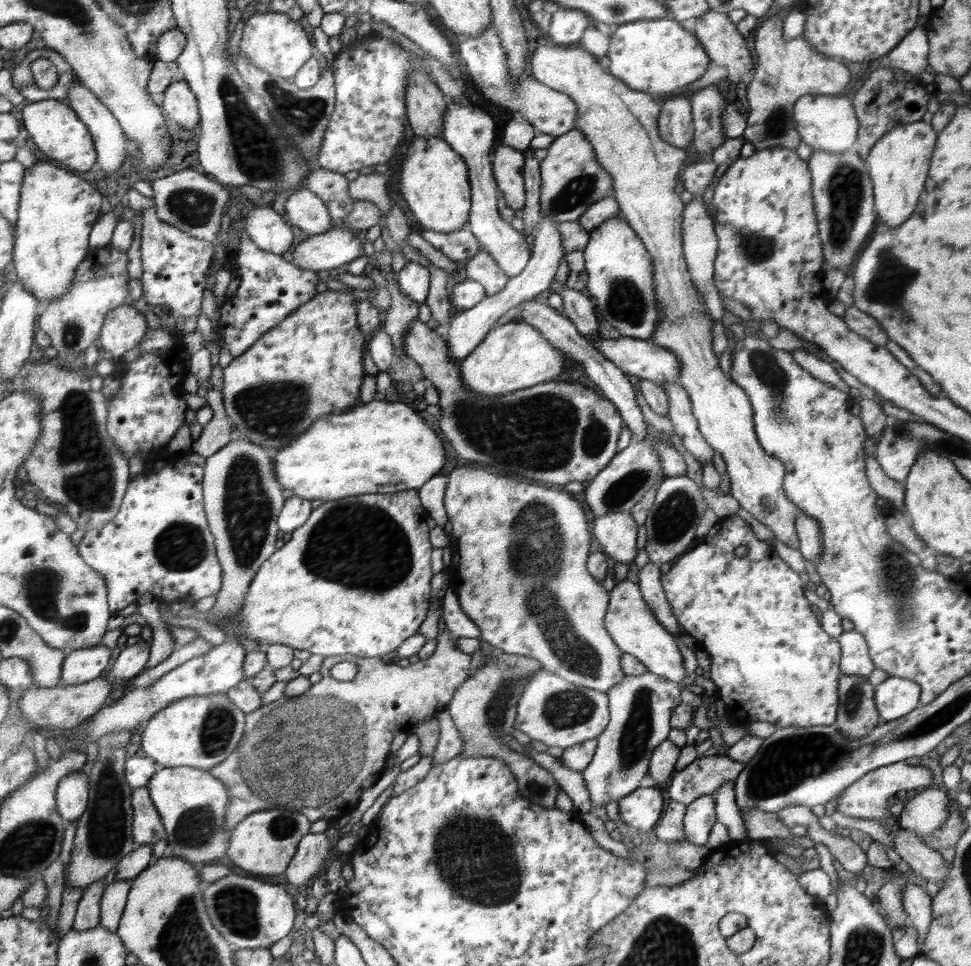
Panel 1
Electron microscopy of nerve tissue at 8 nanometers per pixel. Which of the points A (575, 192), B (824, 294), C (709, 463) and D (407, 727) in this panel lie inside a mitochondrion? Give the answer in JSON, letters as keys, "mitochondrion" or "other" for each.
{"A":"mitochondrion","B":"other","C":"other","D":"other"}

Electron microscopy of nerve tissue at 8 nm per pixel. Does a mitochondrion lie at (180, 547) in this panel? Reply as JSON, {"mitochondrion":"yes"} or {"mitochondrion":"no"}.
{"mitochondrion":"yes"}

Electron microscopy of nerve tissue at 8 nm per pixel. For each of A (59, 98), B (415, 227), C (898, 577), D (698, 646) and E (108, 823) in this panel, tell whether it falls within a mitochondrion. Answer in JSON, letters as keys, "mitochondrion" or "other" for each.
{"A":"other","B":"other","C":"mitochondrion","D":"other","E":"mitochondrion"}

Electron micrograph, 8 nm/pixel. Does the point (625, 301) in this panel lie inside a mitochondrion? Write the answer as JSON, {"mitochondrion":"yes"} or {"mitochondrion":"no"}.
{"mitochondrion":"yes"}

